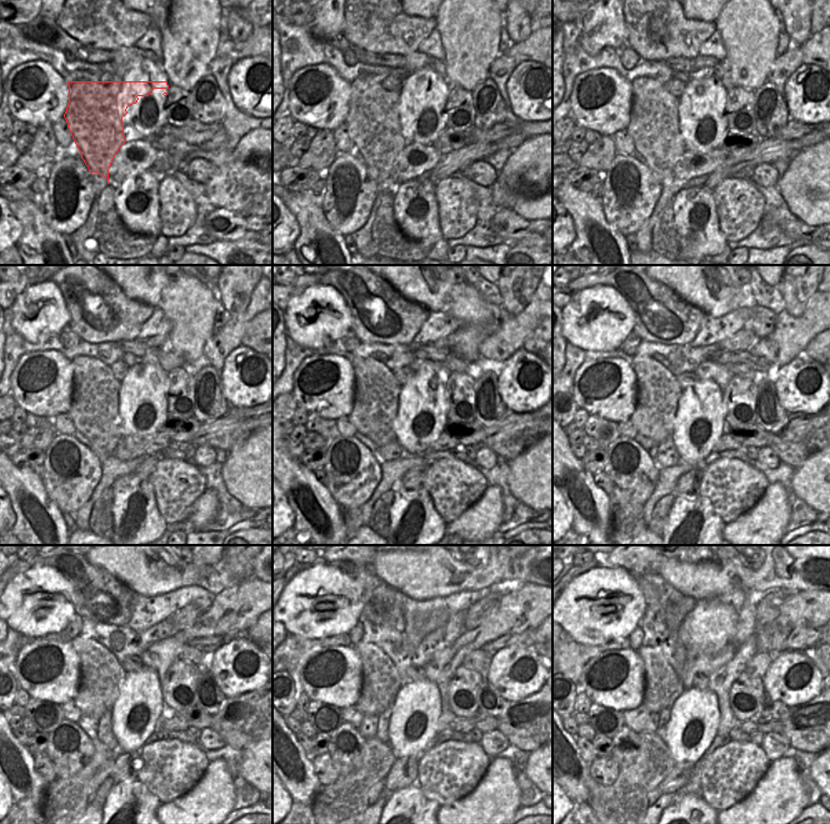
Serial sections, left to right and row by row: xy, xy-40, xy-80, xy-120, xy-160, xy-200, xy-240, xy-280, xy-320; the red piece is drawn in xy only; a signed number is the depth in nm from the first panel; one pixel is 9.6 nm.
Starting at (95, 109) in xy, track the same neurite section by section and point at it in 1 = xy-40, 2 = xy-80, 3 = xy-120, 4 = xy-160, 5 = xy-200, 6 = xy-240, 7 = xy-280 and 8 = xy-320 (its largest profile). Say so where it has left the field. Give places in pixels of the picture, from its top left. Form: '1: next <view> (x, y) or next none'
1: next xy-40 (373, 121)
2: next xy-80 (654, 126)
3: next xy-120 (96, 385)
4: next xy-160 (376, 384)
5: next xy-200 (658, 389)
6: next xy-240 (98, 690)
7: next xy-280 (381, 679)
8: next xy-320 (661, 680)

